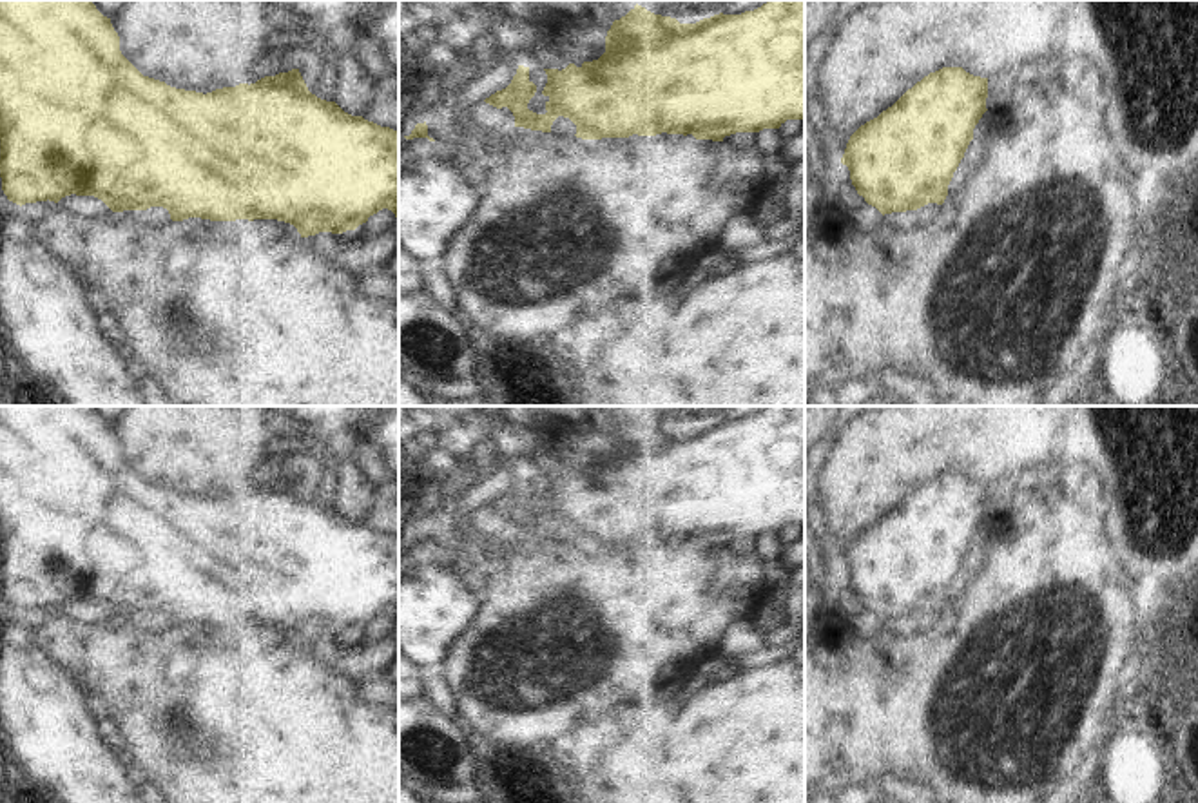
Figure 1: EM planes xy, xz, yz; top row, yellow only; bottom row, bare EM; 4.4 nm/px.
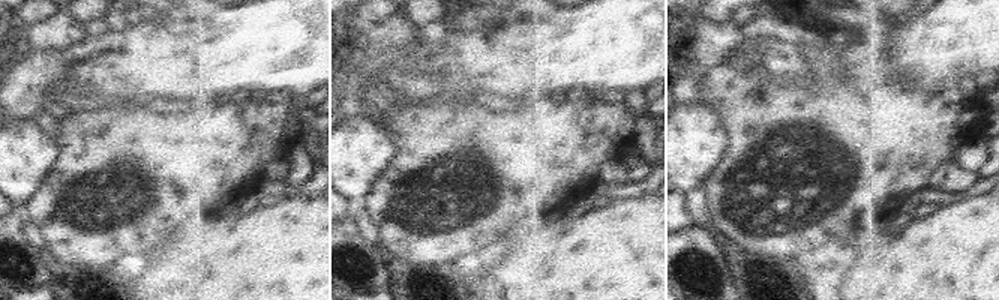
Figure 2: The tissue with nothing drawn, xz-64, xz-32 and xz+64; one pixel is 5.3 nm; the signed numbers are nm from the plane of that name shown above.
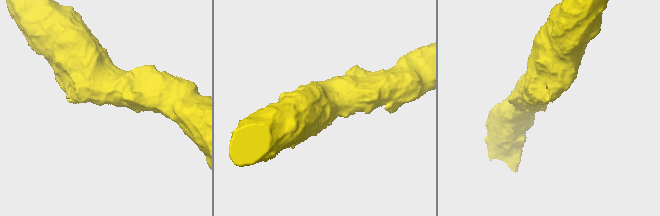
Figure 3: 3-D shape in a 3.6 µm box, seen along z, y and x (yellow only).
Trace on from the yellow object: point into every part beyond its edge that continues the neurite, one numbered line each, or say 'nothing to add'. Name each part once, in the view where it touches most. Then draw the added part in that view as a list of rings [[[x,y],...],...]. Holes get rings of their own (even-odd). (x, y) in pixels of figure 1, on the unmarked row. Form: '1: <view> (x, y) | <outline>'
nothing to add

